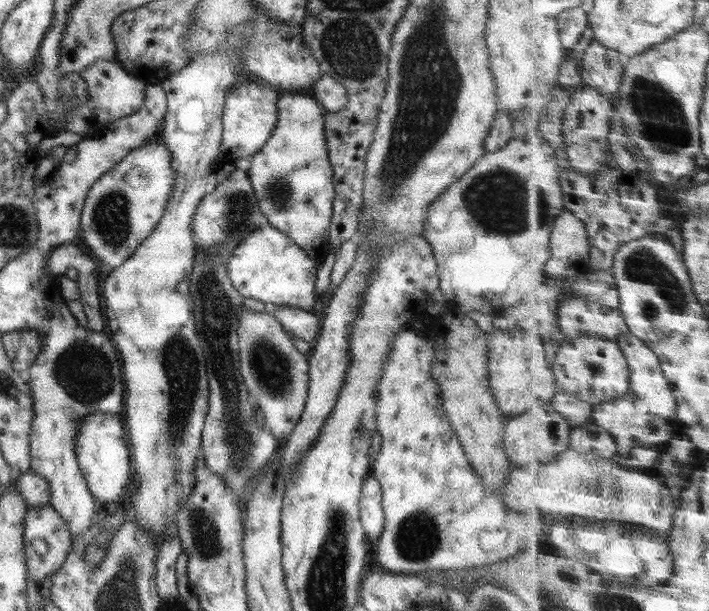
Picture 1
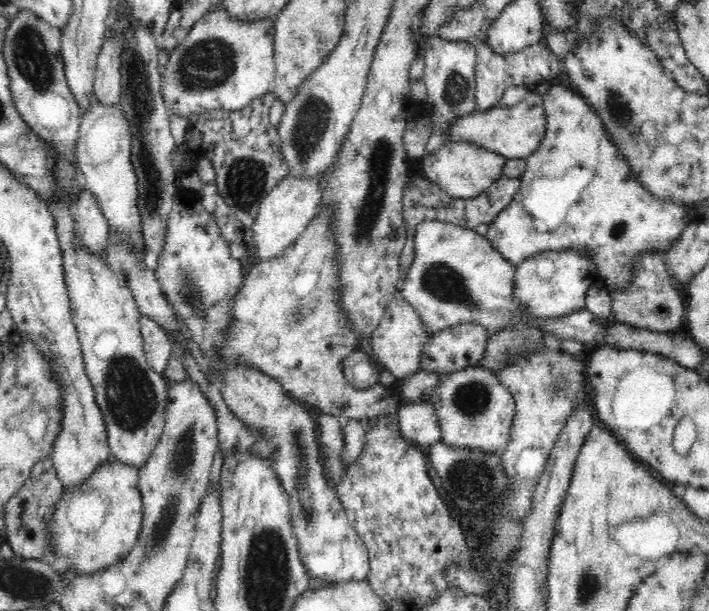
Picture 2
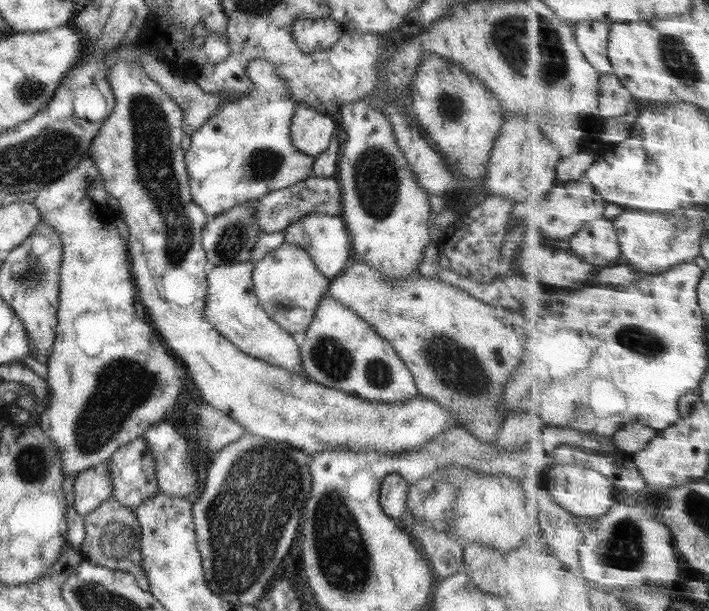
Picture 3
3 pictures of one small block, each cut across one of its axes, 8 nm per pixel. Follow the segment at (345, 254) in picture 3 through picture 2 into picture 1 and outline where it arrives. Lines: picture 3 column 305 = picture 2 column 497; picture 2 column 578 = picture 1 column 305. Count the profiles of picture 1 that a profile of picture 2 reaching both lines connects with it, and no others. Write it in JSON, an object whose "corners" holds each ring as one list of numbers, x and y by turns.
{"corners":[[280,92,276,100,276,121,265,144,252,154,246,173,257,204,269,225,290,238,309,258,318,264,327,253,326,242,334,195,332,168,327,158,323,136,323,116,326,112,311,93]]}

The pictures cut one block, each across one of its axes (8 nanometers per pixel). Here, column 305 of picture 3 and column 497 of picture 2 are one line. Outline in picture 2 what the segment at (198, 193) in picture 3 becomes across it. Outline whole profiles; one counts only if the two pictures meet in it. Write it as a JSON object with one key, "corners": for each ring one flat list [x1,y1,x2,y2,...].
{"corners":[[448,141,440,150,430,156,426,154,419,161,427,180,438,185,451,197,469,199,478,196,503,174,502,166,506,158,469,142]]}

